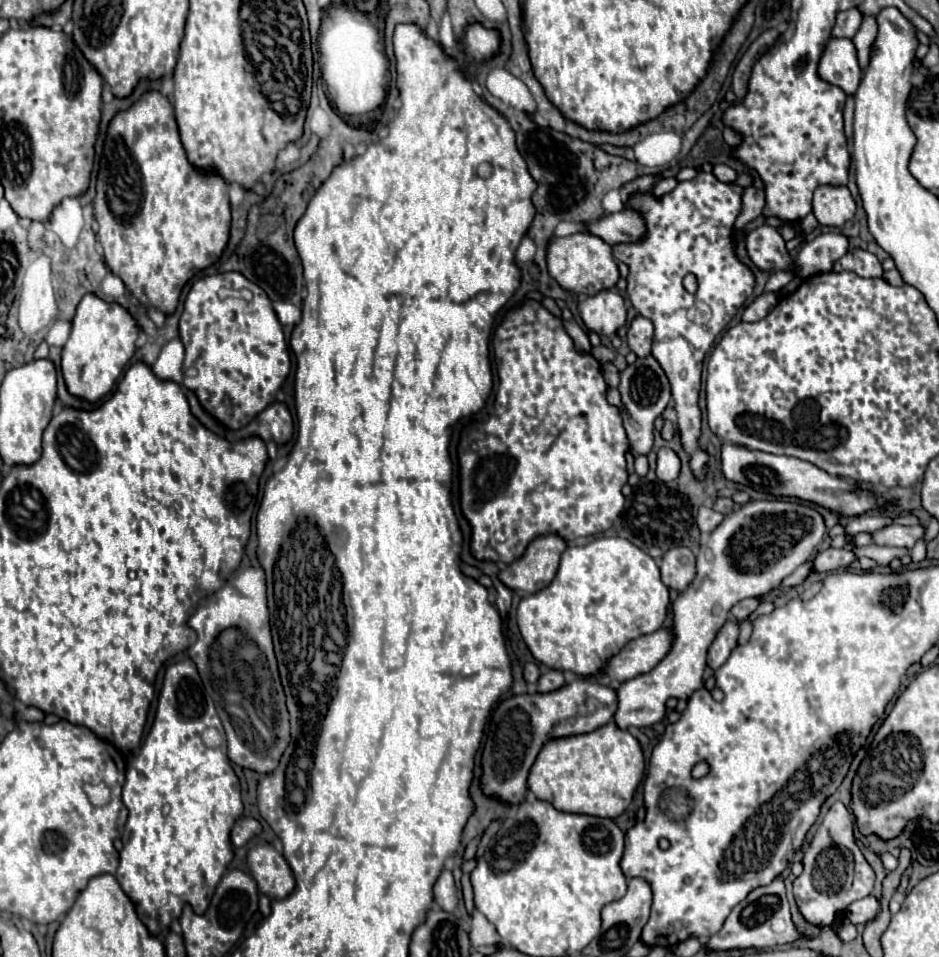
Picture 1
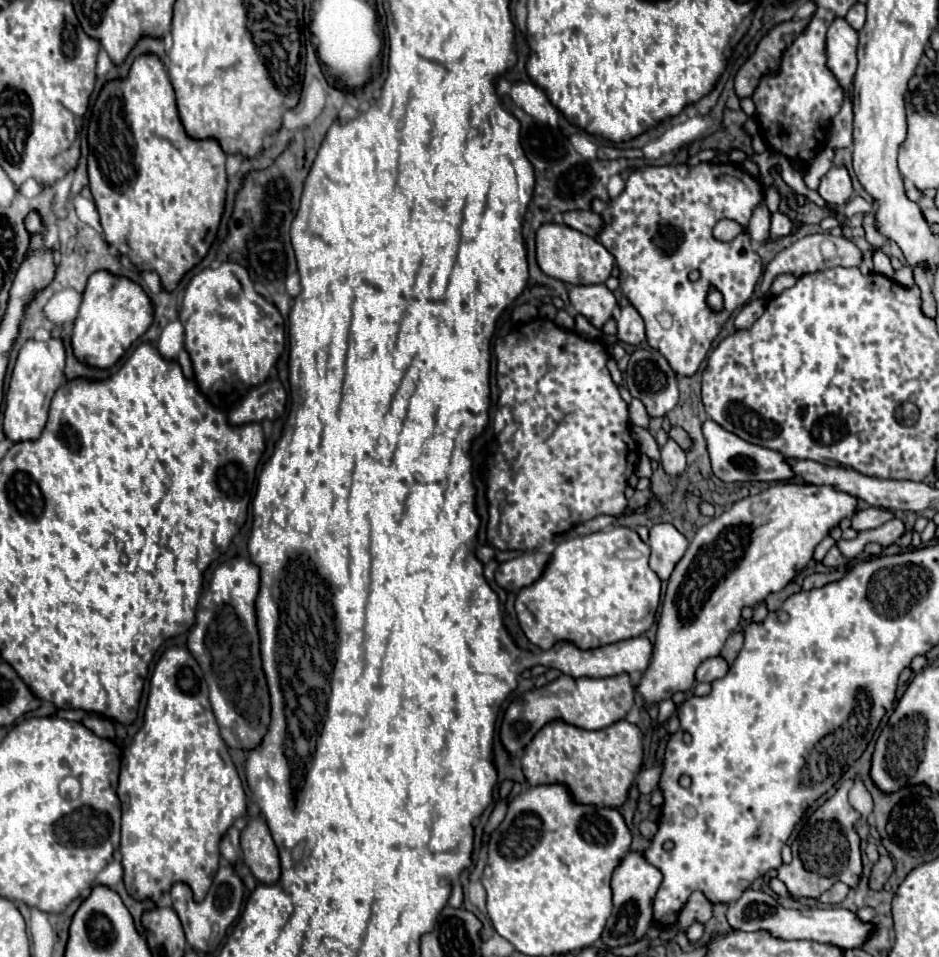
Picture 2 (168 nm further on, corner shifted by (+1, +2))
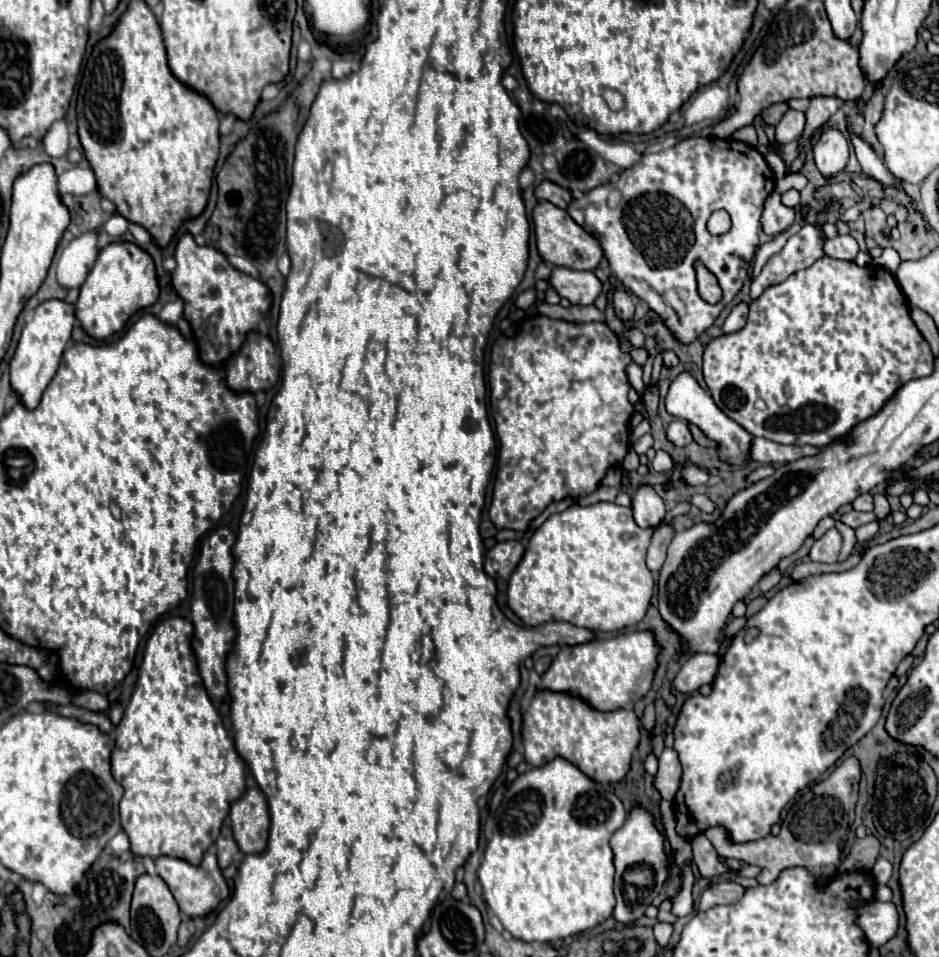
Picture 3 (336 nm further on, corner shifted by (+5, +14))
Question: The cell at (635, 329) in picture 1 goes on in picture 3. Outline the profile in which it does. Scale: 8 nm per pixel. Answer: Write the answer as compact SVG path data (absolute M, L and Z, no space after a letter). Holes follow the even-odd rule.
M616 290L614 292L614 308L616 308L616 316L622 318L624 322L630 320L634 316L634 300L626 290Z

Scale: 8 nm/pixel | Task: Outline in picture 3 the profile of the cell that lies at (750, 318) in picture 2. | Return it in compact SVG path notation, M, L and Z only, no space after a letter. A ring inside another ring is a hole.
M738 304L738 306L730 312L730 316L726 318L722 330L724 330L726 334L734 334L734 332L742 330L742 328L746 326L746 316L748 316L748 304Z

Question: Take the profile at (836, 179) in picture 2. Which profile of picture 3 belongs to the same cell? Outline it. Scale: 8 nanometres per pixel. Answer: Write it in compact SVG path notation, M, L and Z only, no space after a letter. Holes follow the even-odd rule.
M830 128L822 132L818 142L812 148L814 164L824 178L832 178L844 170L848 164L848 138L844 132Z

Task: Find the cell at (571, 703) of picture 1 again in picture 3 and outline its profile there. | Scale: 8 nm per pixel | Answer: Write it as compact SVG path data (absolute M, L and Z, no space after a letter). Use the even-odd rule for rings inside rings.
M628 632L614 638L596 638L576 646L562 646L548 672L542 676L540 688L554 692L570 692L584 698L596 710L632 708L636 700L646 696L652 688L654 672L658 668L658 652L654 632Z

